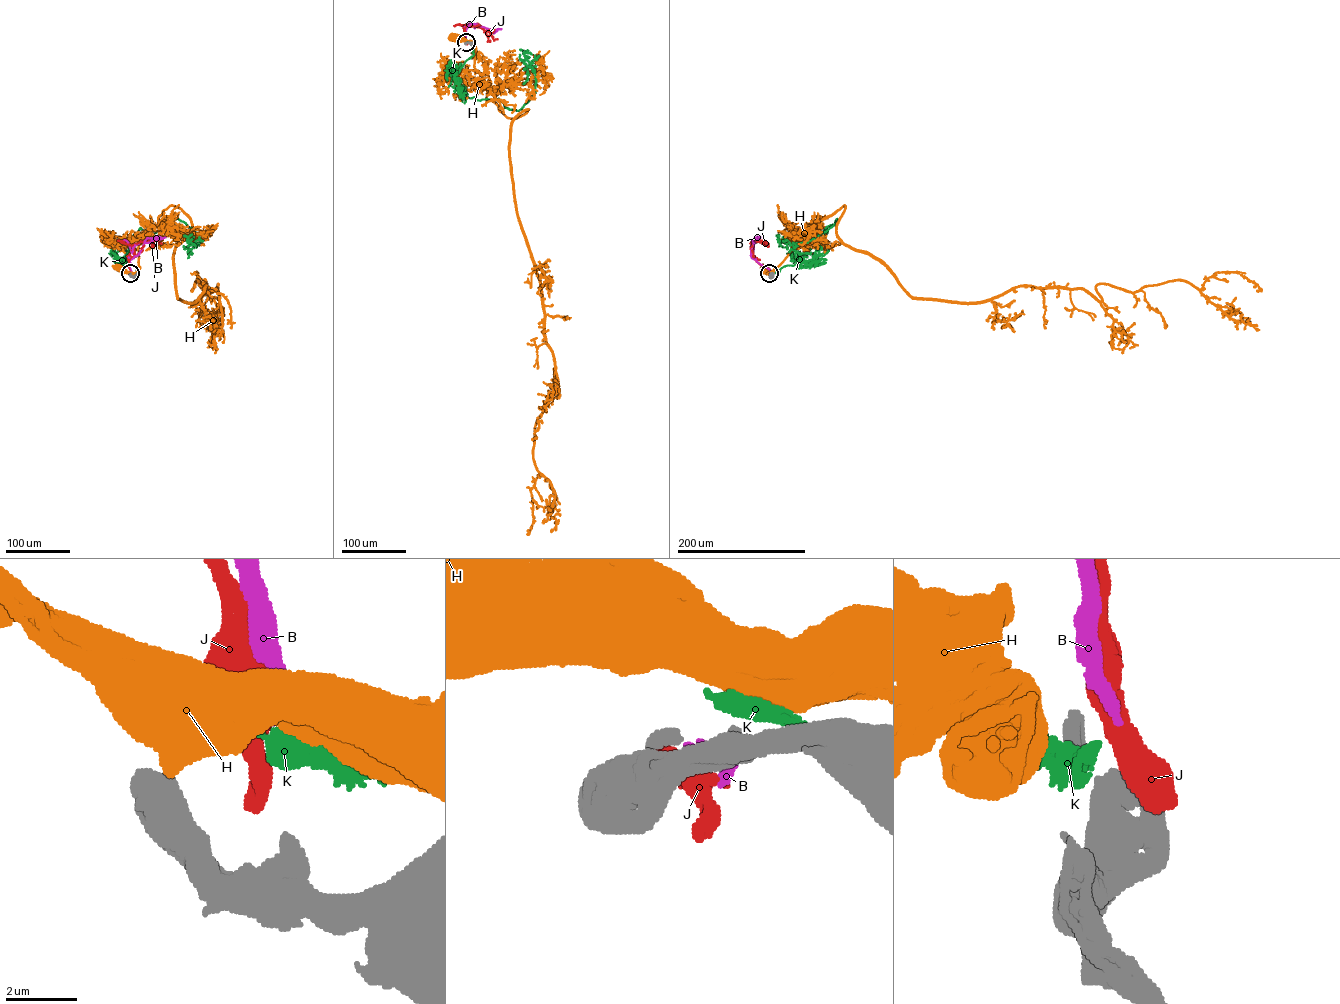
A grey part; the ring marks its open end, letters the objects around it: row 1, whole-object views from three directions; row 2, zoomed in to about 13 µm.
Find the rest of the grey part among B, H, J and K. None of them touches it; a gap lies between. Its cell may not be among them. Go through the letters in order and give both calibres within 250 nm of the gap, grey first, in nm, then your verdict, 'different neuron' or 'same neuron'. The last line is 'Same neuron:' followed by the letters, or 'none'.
B: 440/400 nm | different neuron
H: 440/800 nm | different neuron
J: 440/550 nm | different neuron
K: 440/480 nm | different neuron
Same neuron: none

